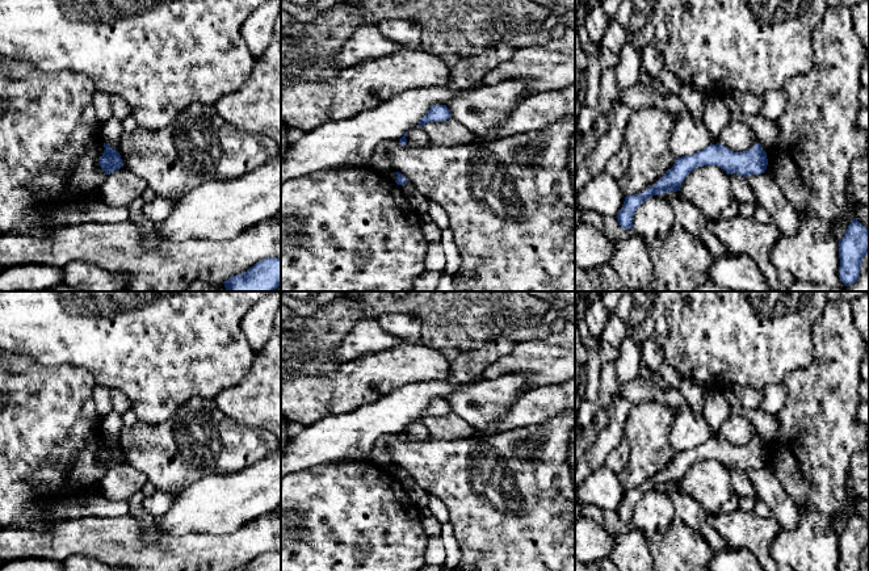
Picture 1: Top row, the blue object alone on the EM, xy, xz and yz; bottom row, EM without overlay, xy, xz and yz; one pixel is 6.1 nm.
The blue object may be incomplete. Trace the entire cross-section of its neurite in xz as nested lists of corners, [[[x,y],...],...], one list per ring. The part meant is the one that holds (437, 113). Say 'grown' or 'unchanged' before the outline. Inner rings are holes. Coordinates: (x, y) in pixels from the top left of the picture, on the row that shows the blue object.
unchanged | [[[432,105],[428,113],[420,119],[419,127],[429,122],[442,122],[449,118],[452,118],[452,114],[446,105]]]

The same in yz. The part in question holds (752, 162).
unchanged | [[[756,143],[747,151],[734,152],[723,144],[710,144],[706,148],[688,156],[677,158],[673,167],[658,180],[654,186],[650,186],[639,194],[626,196],[624,205],[616,217],[620,226],[625,230],[631,230],[633,217],[637,209],[650,197],[660,193],[677,192],[681,188],[685,177],[701,165],[717,165],[727,175],[738,173],[743,177],[751,175],[761,175],[768,165],[767,152],[760,143]]]

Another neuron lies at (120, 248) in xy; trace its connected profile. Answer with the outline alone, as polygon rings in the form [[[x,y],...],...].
[[[281,213],[222,242],[173,242],[156,235],[152,240],[158,244],[150,249],[139,224],[130,219],[58,226],[41,238],[5,232],[0,235],[0,268],[28,264],[63,268],[83,261],[127,274],[125,289],[131,291],[186,291],[197,280],[218,285],[263,259],[281,259]]]

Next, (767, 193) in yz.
[[[768,173],[746,177],[755,193],[756,205],[771,214],[772,223],[784,236],[793,236],[798,228],[795,207]]]

